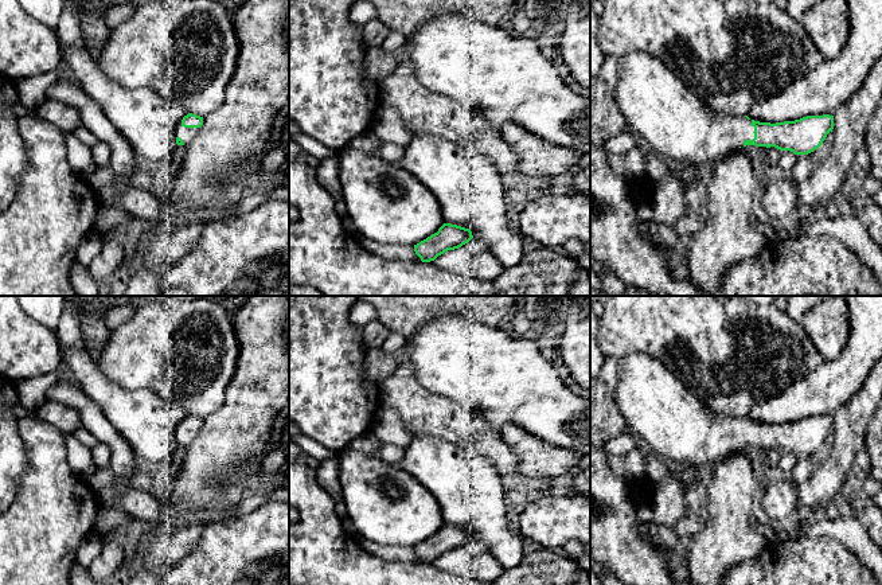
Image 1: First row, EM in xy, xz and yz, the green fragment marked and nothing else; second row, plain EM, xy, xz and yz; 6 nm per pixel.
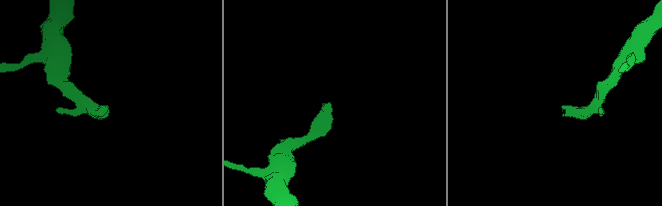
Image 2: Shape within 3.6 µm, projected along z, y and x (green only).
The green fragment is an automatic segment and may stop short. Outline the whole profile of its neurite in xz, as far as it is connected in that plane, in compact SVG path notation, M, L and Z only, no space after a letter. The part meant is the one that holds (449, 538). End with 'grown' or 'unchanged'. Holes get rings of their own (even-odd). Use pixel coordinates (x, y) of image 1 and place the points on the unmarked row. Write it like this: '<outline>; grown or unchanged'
M444 524L437 534L414 546L414 553L422 563L430 563L448 551L461 549L472 539L473 537L469 530Z; unchanged

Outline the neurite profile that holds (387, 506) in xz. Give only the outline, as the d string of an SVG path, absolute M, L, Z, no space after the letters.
M368 432L339 453L340 487L355 538L380 546L417 546L445 524L437 499L415 477L376 456L379 441Z

